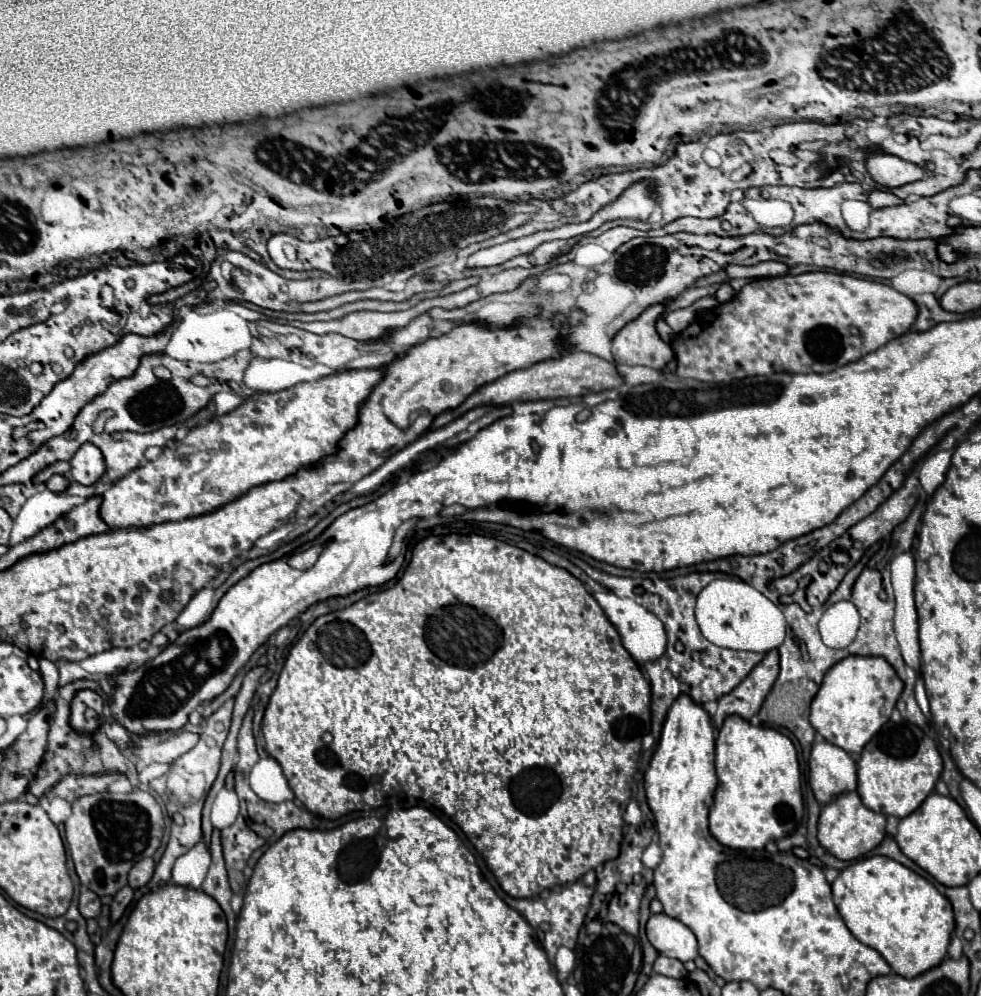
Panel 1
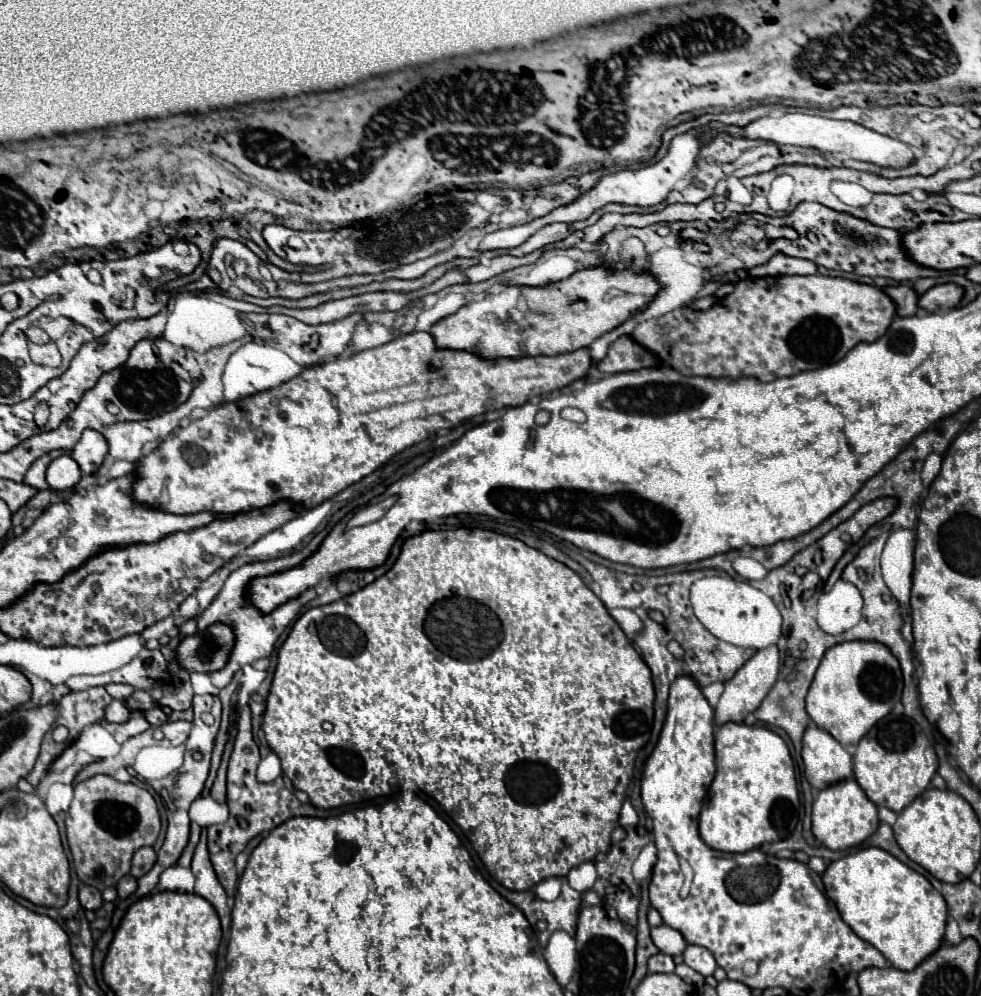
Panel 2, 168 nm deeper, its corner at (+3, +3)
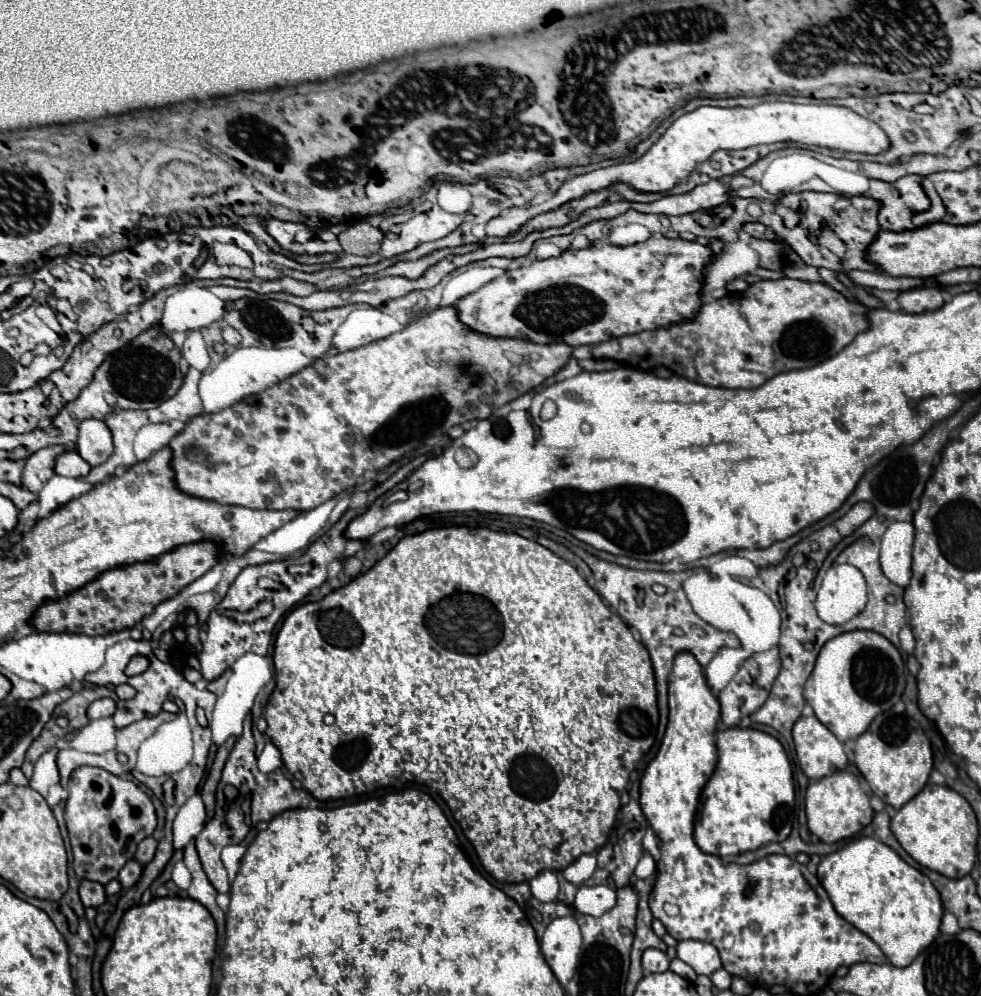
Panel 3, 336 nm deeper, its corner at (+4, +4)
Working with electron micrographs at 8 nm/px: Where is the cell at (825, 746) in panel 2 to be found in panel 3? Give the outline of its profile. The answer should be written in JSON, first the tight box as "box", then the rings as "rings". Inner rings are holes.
{"box":[792,716,848,780],"rings":[[[800,716],[792,728],[792,738],[800,768],[810,780],[846,768],[848,758],[842,742],[816,716]]]}

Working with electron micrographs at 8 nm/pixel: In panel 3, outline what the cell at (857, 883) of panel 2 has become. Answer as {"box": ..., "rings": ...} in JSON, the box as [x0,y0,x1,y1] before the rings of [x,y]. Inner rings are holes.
{"box":[816,838,944,966],"rings":[[[856,838],[844,848],[824,856],[816,876],[836,912],[870,936],[894,966],[910,964],[940,932],[944,908],[934,884],[876,838]]]}

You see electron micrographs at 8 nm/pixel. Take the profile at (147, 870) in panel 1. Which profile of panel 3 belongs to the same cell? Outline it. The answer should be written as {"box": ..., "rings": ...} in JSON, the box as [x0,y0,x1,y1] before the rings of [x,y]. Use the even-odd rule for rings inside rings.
{"box":[134,836,158,864],"rings":[[[152,836],[144,838],[144,840],[138,844],[134,858],[136,858],[140,864],[148,864],[148,862],[154,858],[154,854],[156,854],[156,846],[158,846],[158,842],[156,842]]]}

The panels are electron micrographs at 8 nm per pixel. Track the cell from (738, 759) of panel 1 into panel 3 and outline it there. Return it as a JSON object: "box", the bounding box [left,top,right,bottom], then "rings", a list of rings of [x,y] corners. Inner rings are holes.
{"box":[694,728,795,856],"rings":[[[728,728],[716,734],[716,746],[718,766],[710,782],[702,790],[700,812],[694,826],[694,840],[698,848],[714,856],[734,856],[788,838],[794,818],[795,785],[792,780],[792,766],[784,754],[782,744],[760,730]]]}

